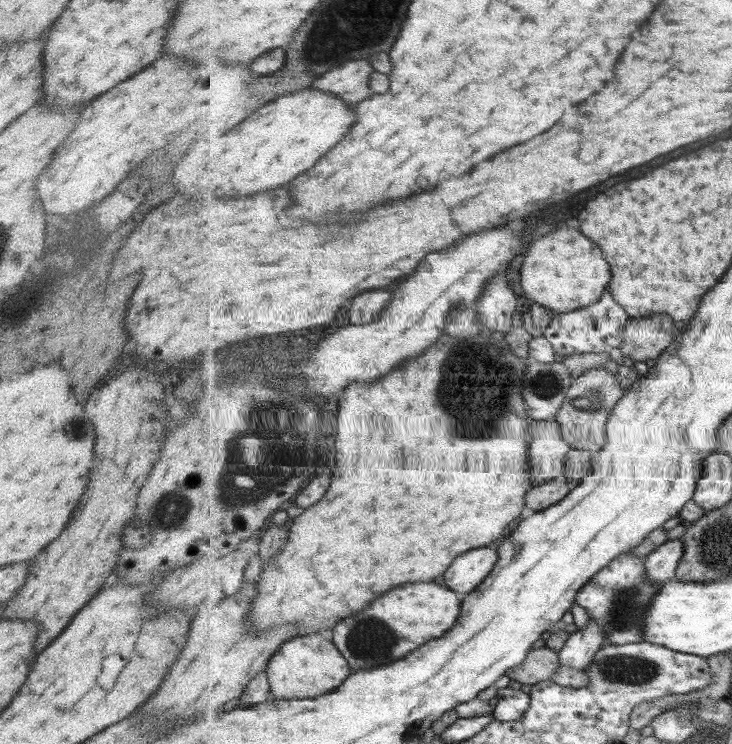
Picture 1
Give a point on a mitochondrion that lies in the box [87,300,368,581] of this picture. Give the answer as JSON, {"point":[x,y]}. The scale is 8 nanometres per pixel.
{"point":[256,460]}

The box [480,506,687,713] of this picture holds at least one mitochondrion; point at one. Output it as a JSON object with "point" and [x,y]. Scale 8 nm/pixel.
{"point":[615,670]}

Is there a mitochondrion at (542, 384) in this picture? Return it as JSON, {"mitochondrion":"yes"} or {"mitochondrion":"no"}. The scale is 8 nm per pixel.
{"mitochondrion":"yes"}

